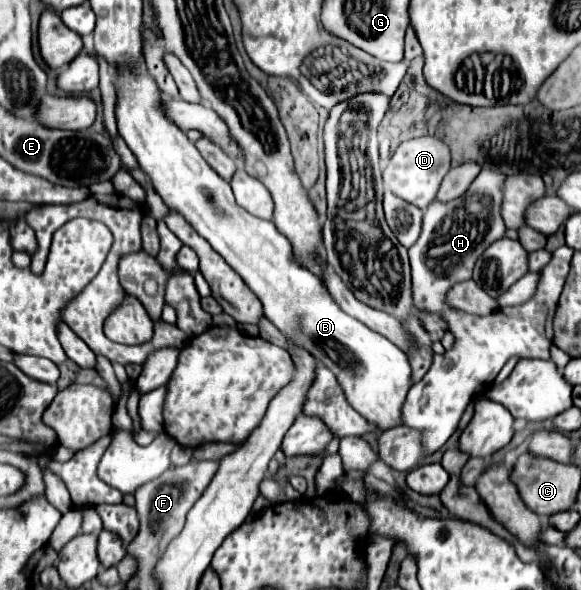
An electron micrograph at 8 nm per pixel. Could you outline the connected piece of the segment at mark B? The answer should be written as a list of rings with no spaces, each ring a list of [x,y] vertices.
[[[123,70],[115,74],[115,86],[119,92],[115,110],[119,134],[163,202],[179,212],[245,280],[261,300],[265,316],[287,340],[307,348],[337,376],[347,402],[363,414],[367,422],[381,432],[395,428],[393,422],[401,418],[405,394],[413,386],[405,352],[393,346],[385,336],[345,314],[333,302],[323,282],[293,262],[291,242],[271,220],[261,220],[237,206],[229,182],[203,160],[187,134],[165,116],[161,110],[161,92],[147,72],[137,76]]]

